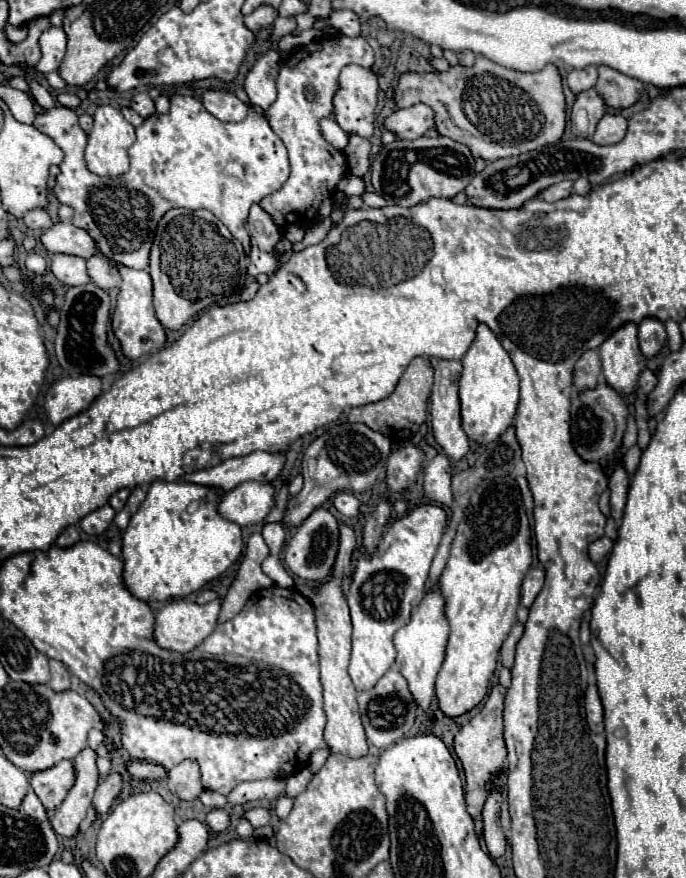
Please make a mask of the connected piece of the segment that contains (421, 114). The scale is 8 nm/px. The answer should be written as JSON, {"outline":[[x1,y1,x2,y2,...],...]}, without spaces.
{"outline":[[416,104,410,108,402,108,386,118,386,128,396,132,398,138,416,140,424,136,430,128,434,128,434,110,426,104]]}

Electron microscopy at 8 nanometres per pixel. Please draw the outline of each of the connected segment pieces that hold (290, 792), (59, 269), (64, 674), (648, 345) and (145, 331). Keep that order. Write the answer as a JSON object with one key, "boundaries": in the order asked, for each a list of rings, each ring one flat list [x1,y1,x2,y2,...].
{"boundaries":[[[304,768,304,770,296,772,296,774,292,774,290,778,286,778,286,790,284,790,284,796,296,798,298,794,302,794,302,792,306,790,310,778,312,778,312,772,310,772,308,768]],[[54,254,50,270,66,286,82,286,82,284,90,282,90,278,86,274,86,260,78,258,78,256]],[[50,660,50,672,52,672,52,678,48,682,48,686,56,692,64,692,70,688,70,672,66,670,66,666,58,660]],[[656,318,642,320,642,324,638,326,638,342,640,342,640,350,646,358,658,356,666,344,664,324]],[[110,262,122,276,122,290,116,300,116,308,112,314,112,330,116,338,122,344,122,352,130,360,138,360,140,356,148,352,156,352,166,344,166,334,162,324,156,320,154,308,152,308,152,280,146,270,132,270,126,266,120,266,116,262]]]}

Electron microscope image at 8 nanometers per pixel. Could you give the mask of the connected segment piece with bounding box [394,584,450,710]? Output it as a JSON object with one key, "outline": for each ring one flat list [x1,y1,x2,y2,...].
{"outline":[[436,584,434,588,424,592,420,606,416,606,416,610,412,610,412,614,410,614,410,622,406,626,402,626,394,636,394,646,398,652,396,668,408,680,410,692,422,710,426,710,430,706,430,700,434,696,436,674,442,666,444,650,448,644,450,626,448,626,448,620,444,616,444,606,446,606,446,600,444,600,442,592,438,590,438,584]]}

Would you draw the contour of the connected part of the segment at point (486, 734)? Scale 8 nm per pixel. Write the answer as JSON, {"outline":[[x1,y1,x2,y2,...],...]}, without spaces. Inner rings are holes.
{"outline":[[494,686,486,704,482,706,482,710,466,724,462,726,462,730,456,734,454,738,454,750,456,756,460,758,462,766,464,766,464,776,466,776,466,802,468,802,468,812,472,814,474,822,476,822,476,832,482,834,482,806,488,798,488,786,492,776,496,776,506,760,506,746,502,734,504,734,504,726,502,726,502,710,504,710,504,694,506,688,504,686]]}

